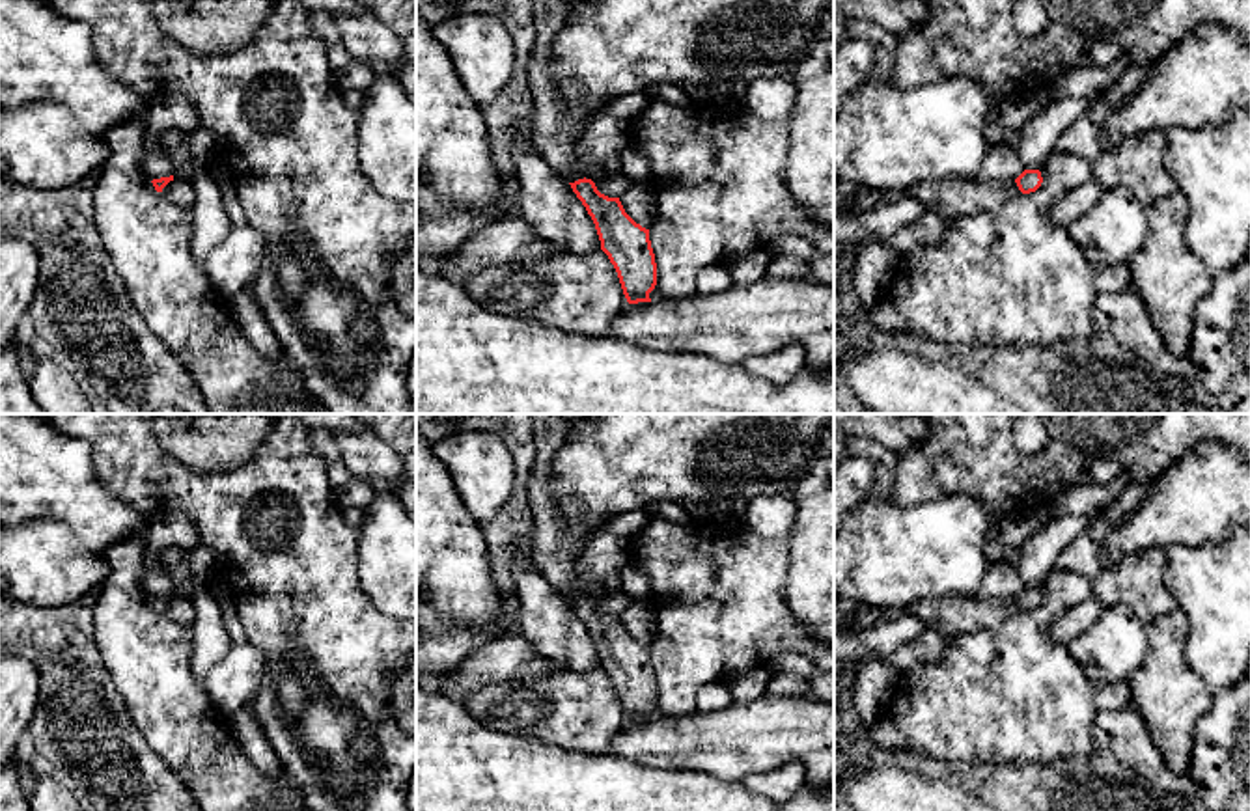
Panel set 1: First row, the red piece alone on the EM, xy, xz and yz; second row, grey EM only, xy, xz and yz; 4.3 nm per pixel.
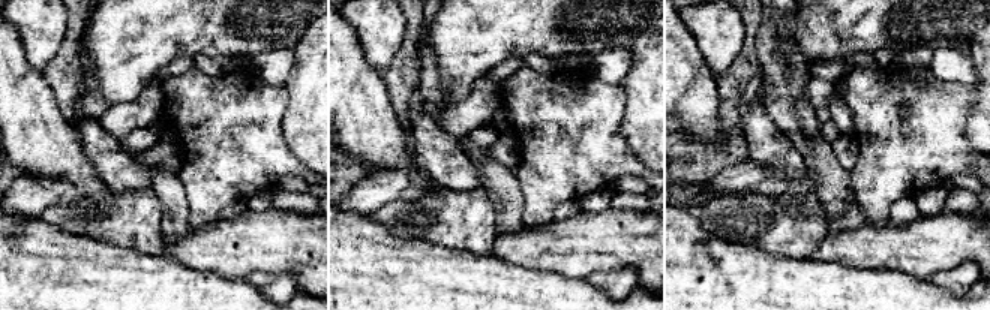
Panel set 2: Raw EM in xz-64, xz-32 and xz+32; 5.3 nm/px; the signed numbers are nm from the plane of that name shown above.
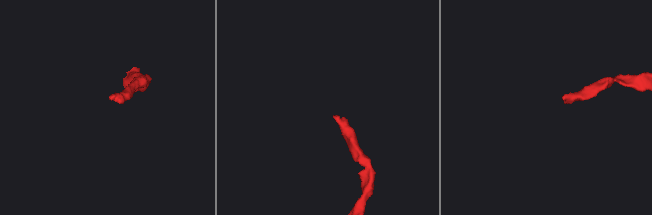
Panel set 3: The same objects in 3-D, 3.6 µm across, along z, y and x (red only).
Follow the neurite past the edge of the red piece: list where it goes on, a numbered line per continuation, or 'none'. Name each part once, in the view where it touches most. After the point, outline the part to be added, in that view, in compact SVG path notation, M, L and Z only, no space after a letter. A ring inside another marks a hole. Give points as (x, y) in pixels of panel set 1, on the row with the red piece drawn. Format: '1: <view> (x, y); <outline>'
1: xy (180, 191); M177 175L160 192L155 190L151 179L147 179L147 188L155 194L162 194L172 203L185 207L185 209L190 209L196 199L196 192L190 181L177 177Z

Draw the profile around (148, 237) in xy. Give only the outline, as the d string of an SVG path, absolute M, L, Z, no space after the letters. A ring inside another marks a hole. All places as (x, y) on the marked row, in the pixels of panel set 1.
M144 112L132 121L123 121L104 132L103 142L108 147L108 158L99 170L99 179L93 186L97 231L142 319L190 373L211 414L330 414L308 392L285 352L282 351L278 360L269 360L261 354L239 328L229 302L213 291L205 268L192 255L192 211L147 188L147 175L142 170L146 121Z

